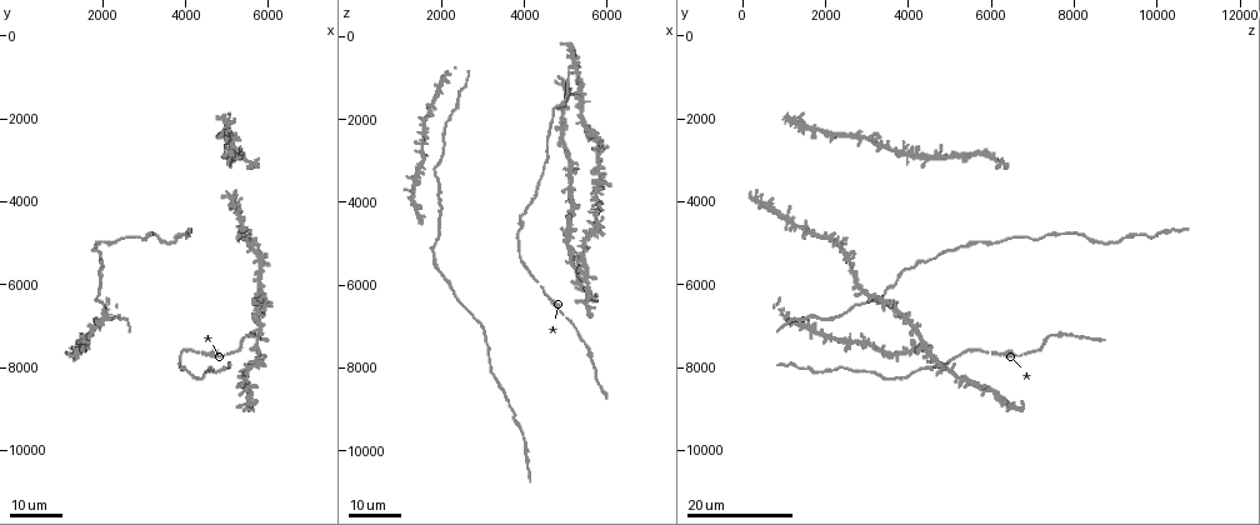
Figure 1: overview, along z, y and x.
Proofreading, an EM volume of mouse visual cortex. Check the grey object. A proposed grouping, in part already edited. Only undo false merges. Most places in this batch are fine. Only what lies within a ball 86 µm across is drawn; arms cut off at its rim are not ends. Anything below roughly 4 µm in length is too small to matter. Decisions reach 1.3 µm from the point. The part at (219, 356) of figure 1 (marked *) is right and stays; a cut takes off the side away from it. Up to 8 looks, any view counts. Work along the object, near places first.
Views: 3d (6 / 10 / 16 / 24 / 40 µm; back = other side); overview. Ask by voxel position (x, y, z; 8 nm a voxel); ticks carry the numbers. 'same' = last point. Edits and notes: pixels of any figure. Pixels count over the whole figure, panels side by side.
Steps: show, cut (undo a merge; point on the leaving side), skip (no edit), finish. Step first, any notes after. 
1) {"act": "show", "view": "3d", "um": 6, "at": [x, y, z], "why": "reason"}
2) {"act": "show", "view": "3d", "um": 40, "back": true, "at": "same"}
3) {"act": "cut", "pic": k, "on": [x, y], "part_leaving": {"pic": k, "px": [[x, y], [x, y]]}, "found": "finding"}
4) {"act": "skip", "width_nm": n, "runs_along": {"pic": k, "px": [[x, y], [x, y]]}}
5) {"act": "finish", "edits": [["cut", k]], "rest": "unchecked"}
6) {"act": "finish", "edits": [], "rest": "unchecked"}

{"act": "show", "view": "3d", "um": 24, "at": [5450, 8550, 5850], "why": "branch point"}

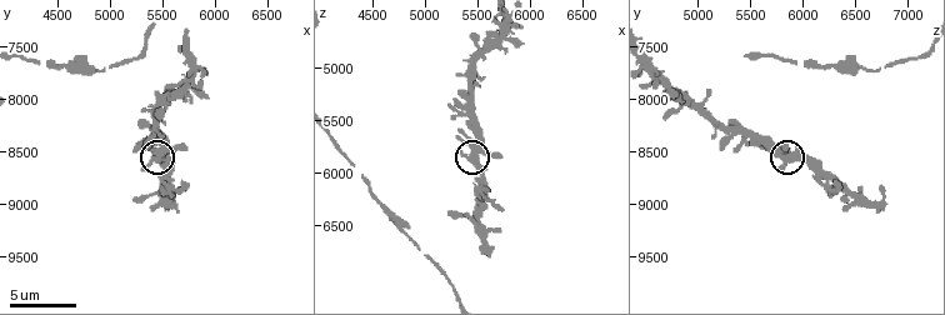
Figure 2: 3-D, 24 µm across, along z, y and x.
{"act": "show", "view": "3d", "um": 6, "at": [5460, 8520, 5860]}

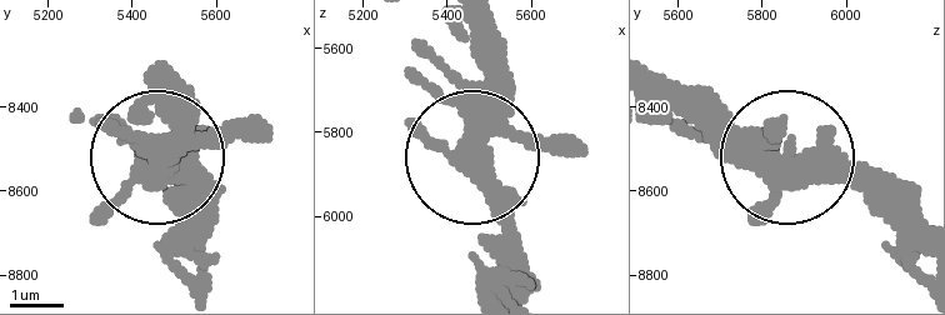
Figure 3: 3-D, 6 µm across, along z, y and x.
{"act": "show", "view": "3d", "um": 6, "back": true, "at": [5490, 8545, 5865], "why": "from behind"}

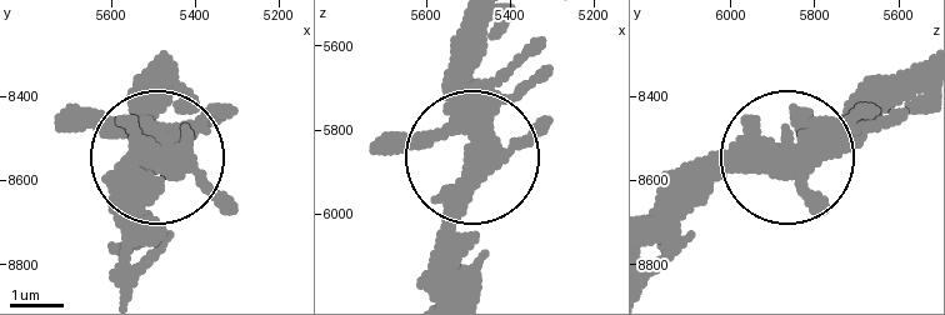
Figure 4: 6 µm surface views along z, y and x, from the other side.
{"act": "skip", "arms": 3, "found": "all the same cell"}

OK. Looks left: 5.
{"act": "show", "view": "3d", "um": 16, "at": [5540, 9000, 6620], "why": "thin arm on a thick one"}

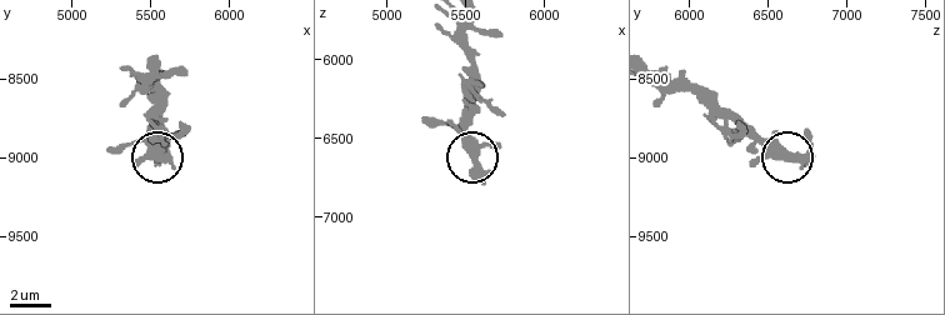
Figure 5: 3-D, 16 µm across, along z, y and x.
{"act": "skip", "found": "all the same cell"}

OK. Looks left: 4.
{"act": "show", "view": "3d", "um": 16, "at": [2200, 5000, 6050], "why": "calibre changes"}

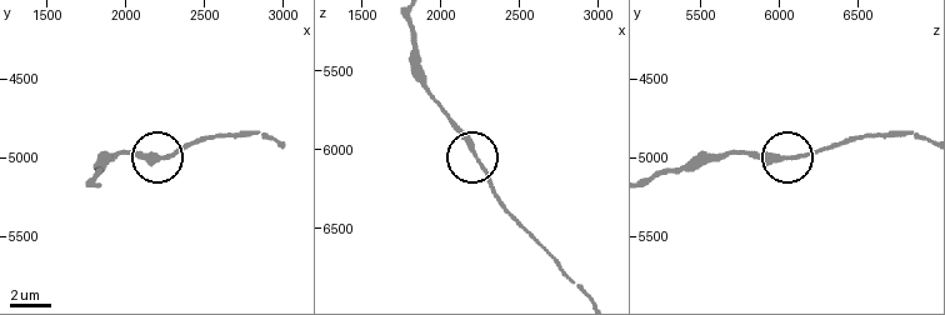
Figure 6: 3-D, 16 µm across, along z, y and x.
{"act": "show", "view": "3d", "um": 6, "at": [2240, 5000, 6040]}

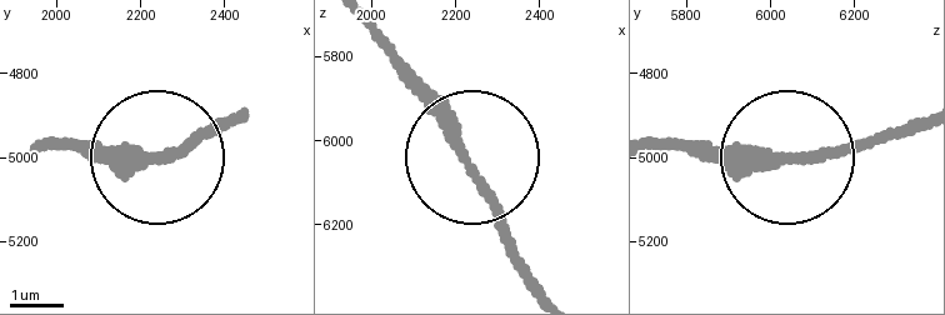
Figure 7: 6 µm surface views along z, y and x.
{"act": "skip", "width_nm": 240, "runs_along": {"pic": 7, "px": [[659, 144], [806, 158], [896, 135]]}, "found": "all the same cell"}

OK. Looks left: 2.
{"act": "show", "view": "3d", "um": 16, "at": [5450, 2950, 6100]}

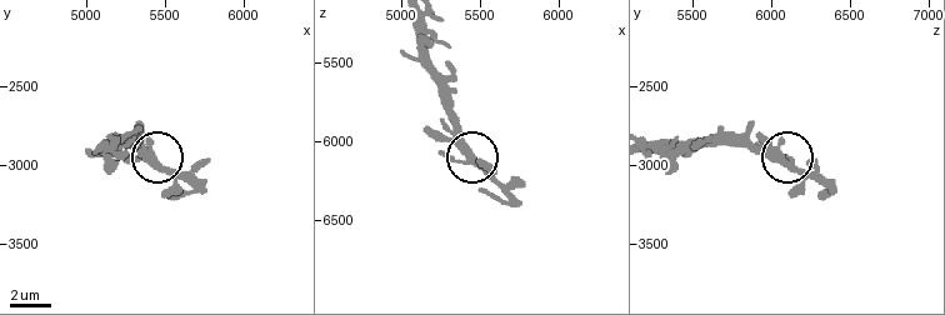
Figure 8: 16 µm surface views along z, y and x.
{"act": "show", "view": "3d", "um": 10, "at": [5460, 3000, 6100]}

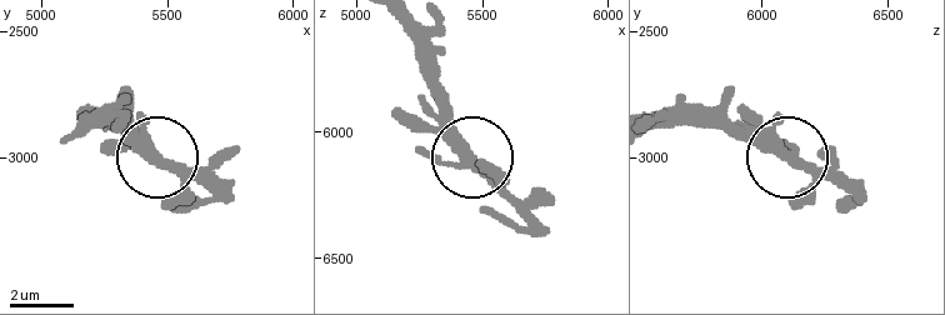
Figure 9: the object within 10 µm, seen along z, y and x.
{"act": "skip", "runs_along": {"pic": 9, "px": [[398, 24], [411, 40], [438, 121], [540, 224]]}, "found": "all the same cell"}

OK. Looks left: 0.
{"act": "finish", "edits": [], "rest": "unchecked"}

